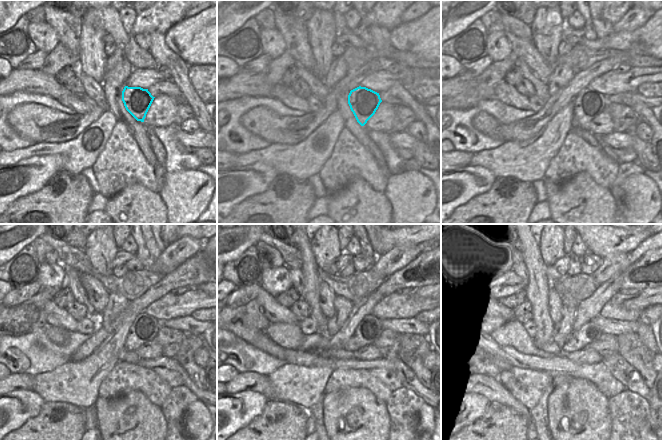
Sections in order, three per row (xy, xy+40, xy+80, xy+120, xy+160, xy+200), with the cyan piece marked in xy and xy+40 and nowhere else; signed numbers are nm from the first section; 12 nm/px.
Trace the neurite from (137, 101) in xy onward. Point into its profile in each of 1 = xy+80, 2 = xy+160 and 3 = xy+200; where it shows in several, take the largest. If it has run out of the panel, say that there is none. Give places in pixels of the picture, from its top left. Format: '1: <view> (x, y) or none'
1: xy+80 (588, 103)
2: xy+160 (369, 329)
3: xy+200 (589, 332)

